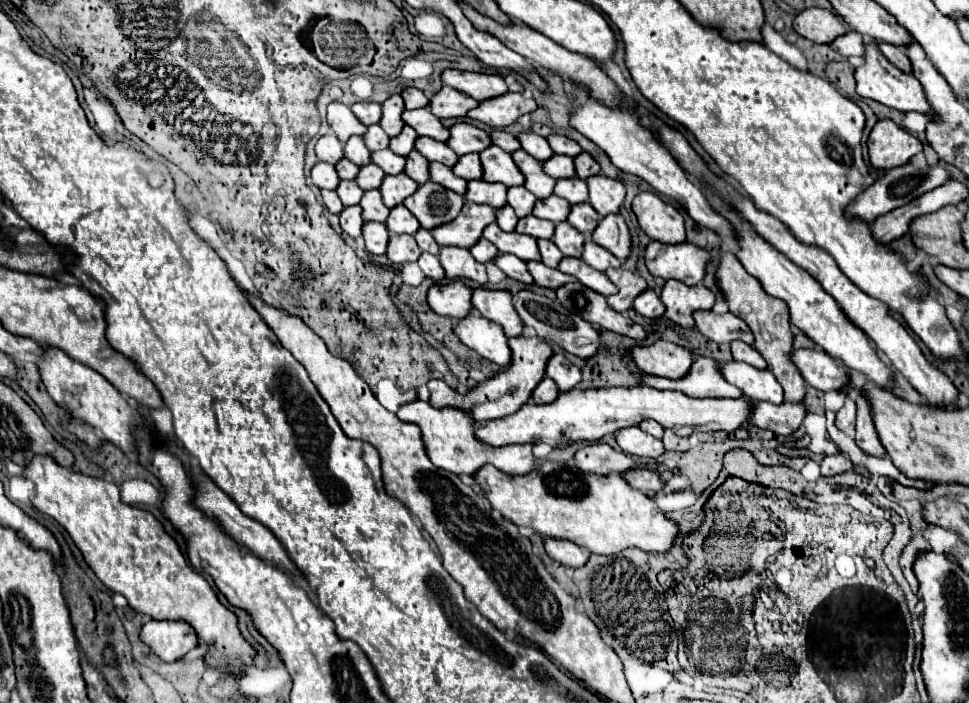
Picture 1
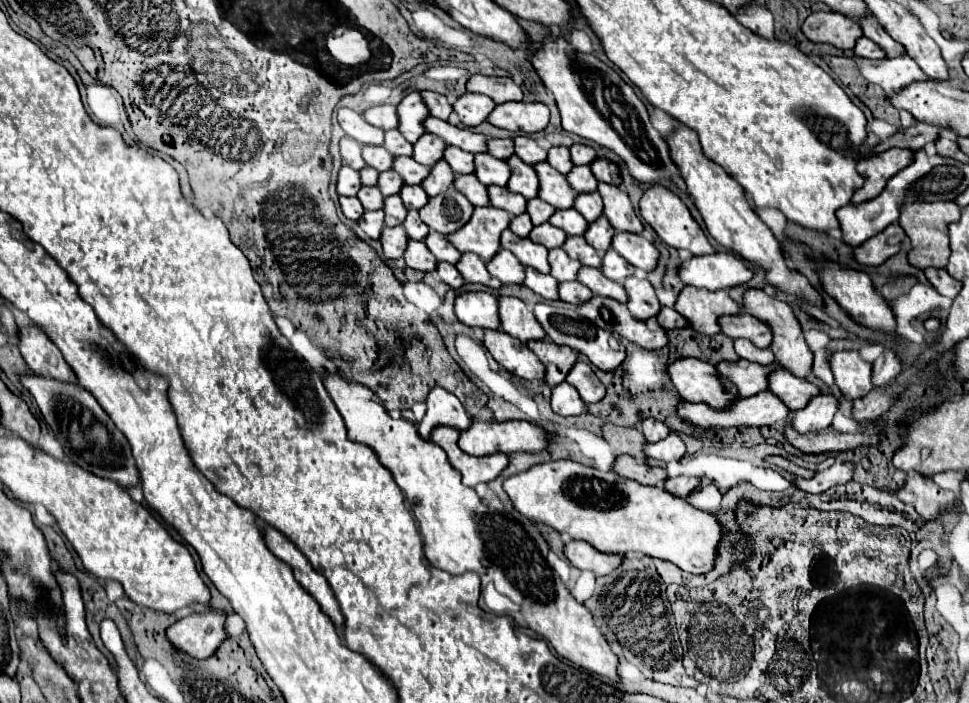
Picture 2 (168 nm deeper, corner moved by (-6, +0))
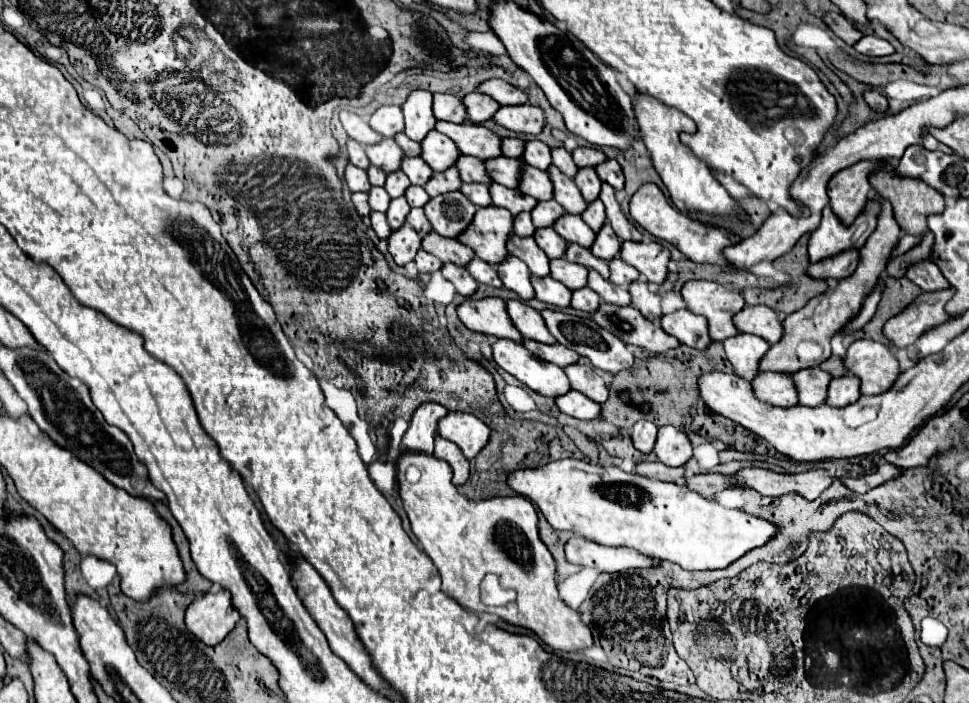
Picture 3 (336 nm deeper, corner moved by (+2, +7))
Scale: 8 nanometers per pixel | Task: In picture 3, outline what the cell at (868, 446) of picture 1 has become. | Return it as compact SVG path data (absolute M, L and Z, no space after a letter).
M953 288L947 290L939 290L939 292L921 292L903 312L899 312L897 316L893 316L885 326L883 326L883 334L885 338L895 346L895 348L905 348L907 344L915 344L915 340L931 330L933 326L939 326L943 322L949 320L949 316L945 314L945 302L953 296Z

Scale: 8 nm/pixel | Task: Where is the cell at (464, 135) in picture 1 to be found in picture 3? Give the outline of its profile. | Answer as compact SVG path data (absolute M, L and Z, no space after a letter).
M501 138L501 152L503 152L503 156L519 158L521 150L523 150L523 140L519 140L519 138Z

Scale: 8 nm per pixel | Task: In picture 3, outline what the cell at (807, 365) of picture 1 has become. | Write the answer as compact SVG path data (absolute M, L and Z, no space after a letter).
M855 340L843 358L845 374L857 376L861 394L881 394L899 376L899 362L893 352L873 340Z

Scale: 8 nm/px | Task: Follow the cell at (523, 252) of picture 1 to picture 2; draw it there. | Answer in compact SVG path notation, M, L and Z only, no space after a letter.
M509 229L503 231L501 235L501 247L511 251L525 267L533 267L539 273L549 273L549 263L547 263L547 249L529 241L527 237L517 237Z

